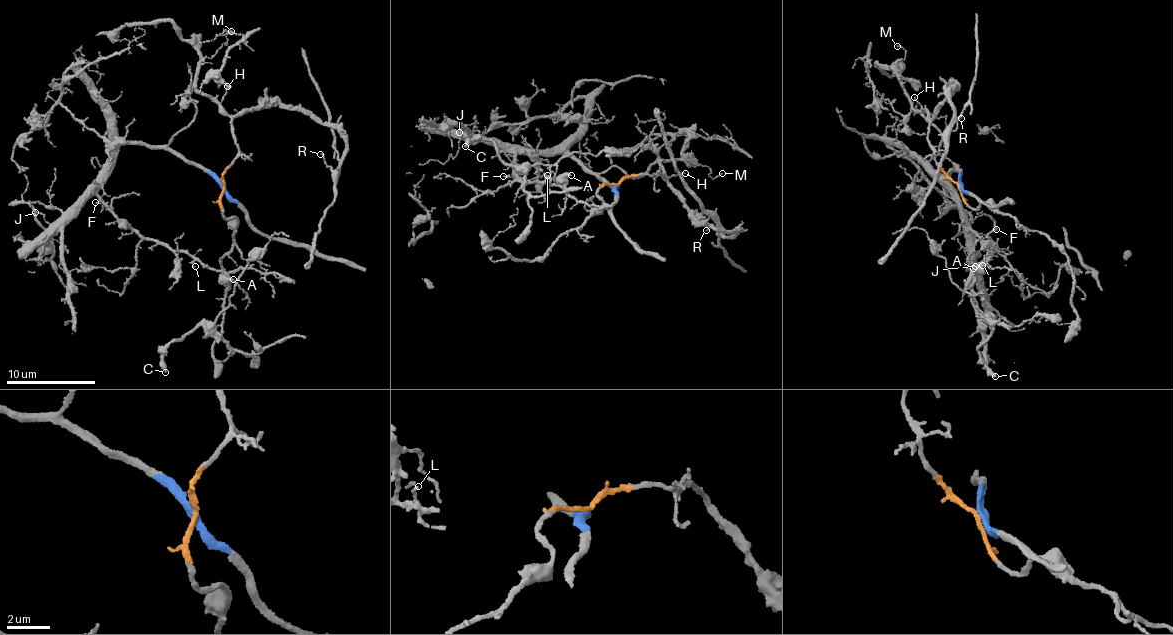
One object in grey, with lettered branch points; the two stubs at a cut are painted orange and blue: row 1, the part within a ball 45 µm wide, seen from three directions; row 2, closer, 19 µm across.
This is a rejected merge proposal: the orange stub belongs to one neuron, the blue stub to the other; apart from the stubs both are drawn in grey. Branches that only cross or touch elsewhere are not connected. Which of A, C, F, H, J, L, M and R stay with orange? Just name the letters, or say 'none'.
C, H, M, R

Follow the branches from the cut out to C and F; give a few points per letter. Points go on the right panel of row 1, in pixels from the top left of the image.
C: (958, 183), (972, 208), (983, 202), (1043, 234), (1073, 273), (1074, 321), (993, 321), (978, 351), (996, 376)
F: (959, 183), (961, 176), (957, 167), (948, 182), (960, 220), (982, 237), (996, 230)

